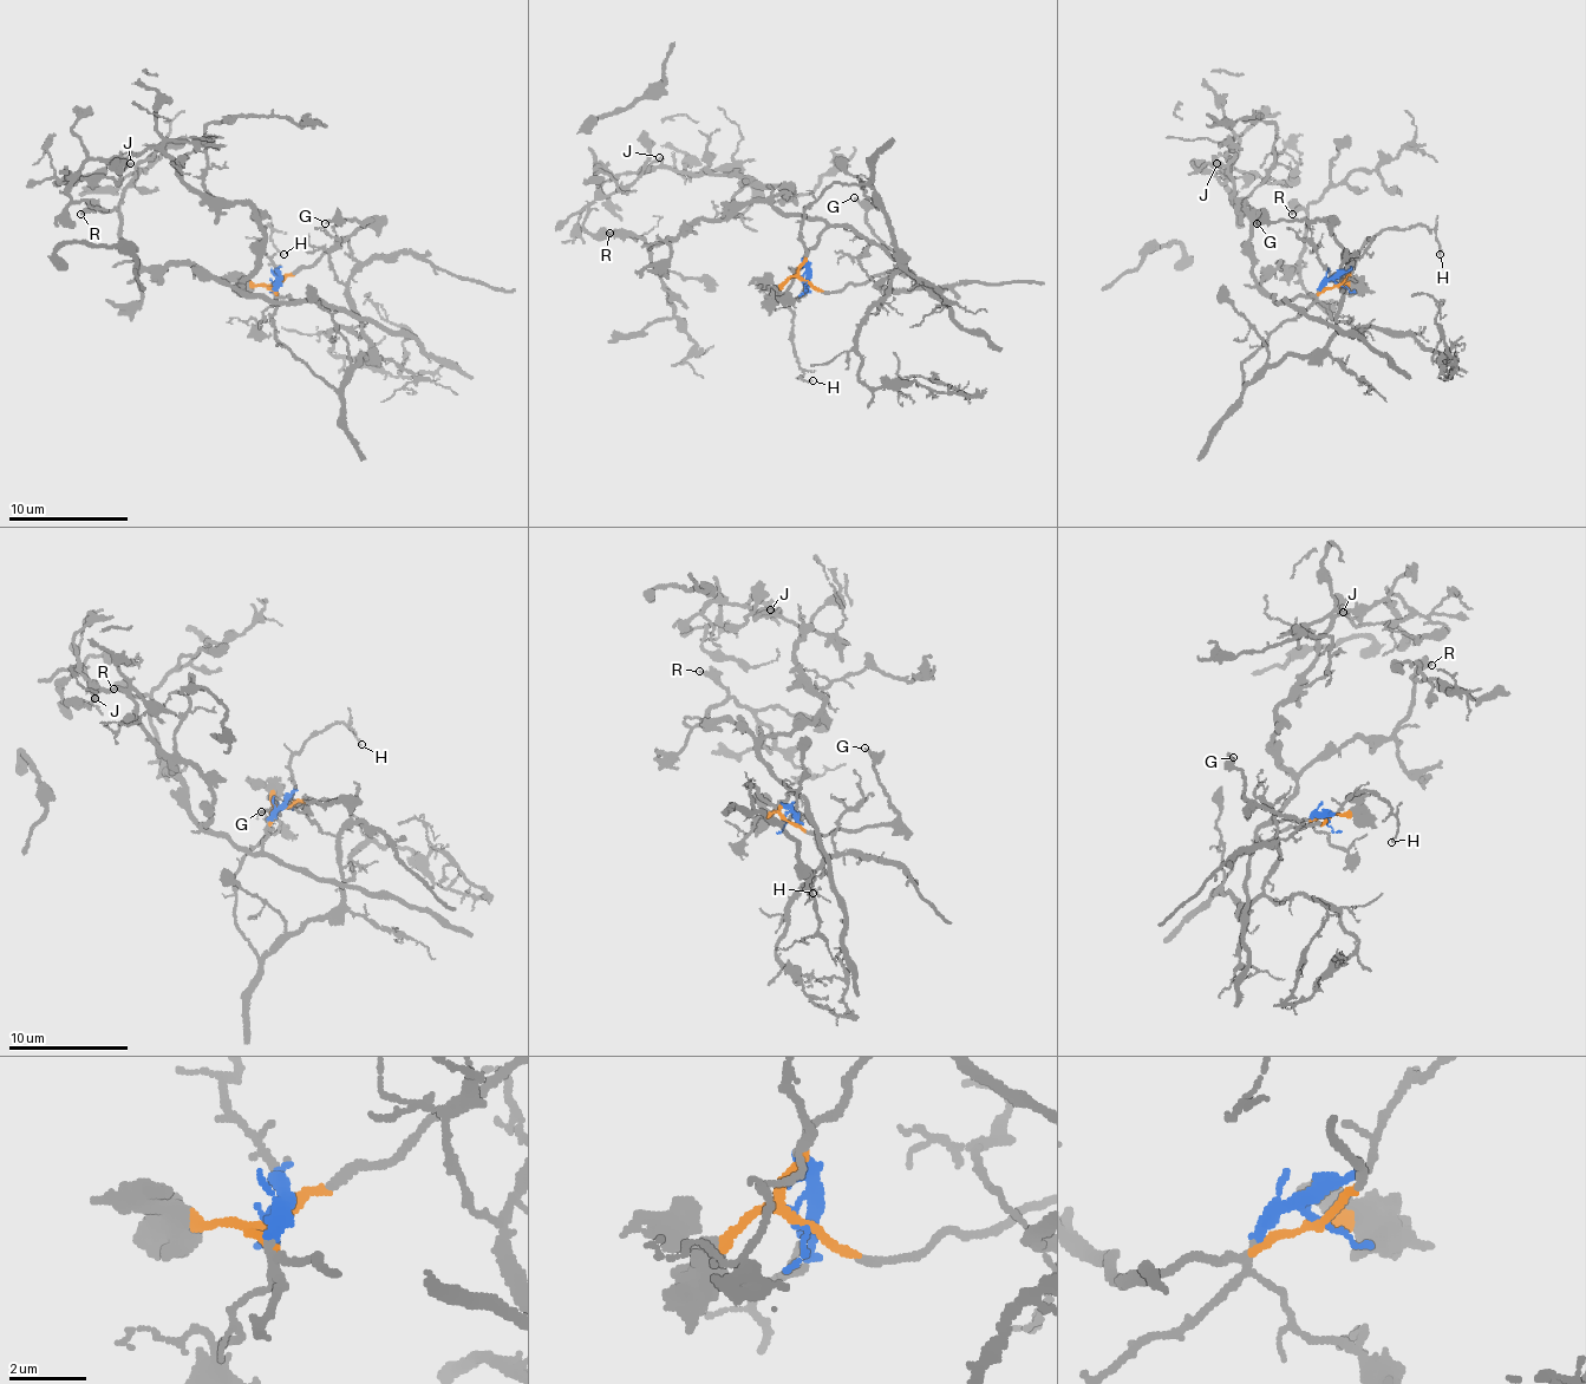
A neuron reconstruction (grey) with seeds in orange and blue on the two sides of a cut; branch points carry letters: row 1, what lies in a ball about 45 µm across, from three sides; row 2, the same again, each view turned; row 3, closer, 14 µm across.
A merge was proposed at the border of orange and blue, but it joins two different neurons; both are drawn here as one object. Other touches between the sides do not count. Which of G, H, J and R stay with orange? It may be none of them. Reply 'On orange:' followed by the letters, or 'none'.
On orange: G, J, R

